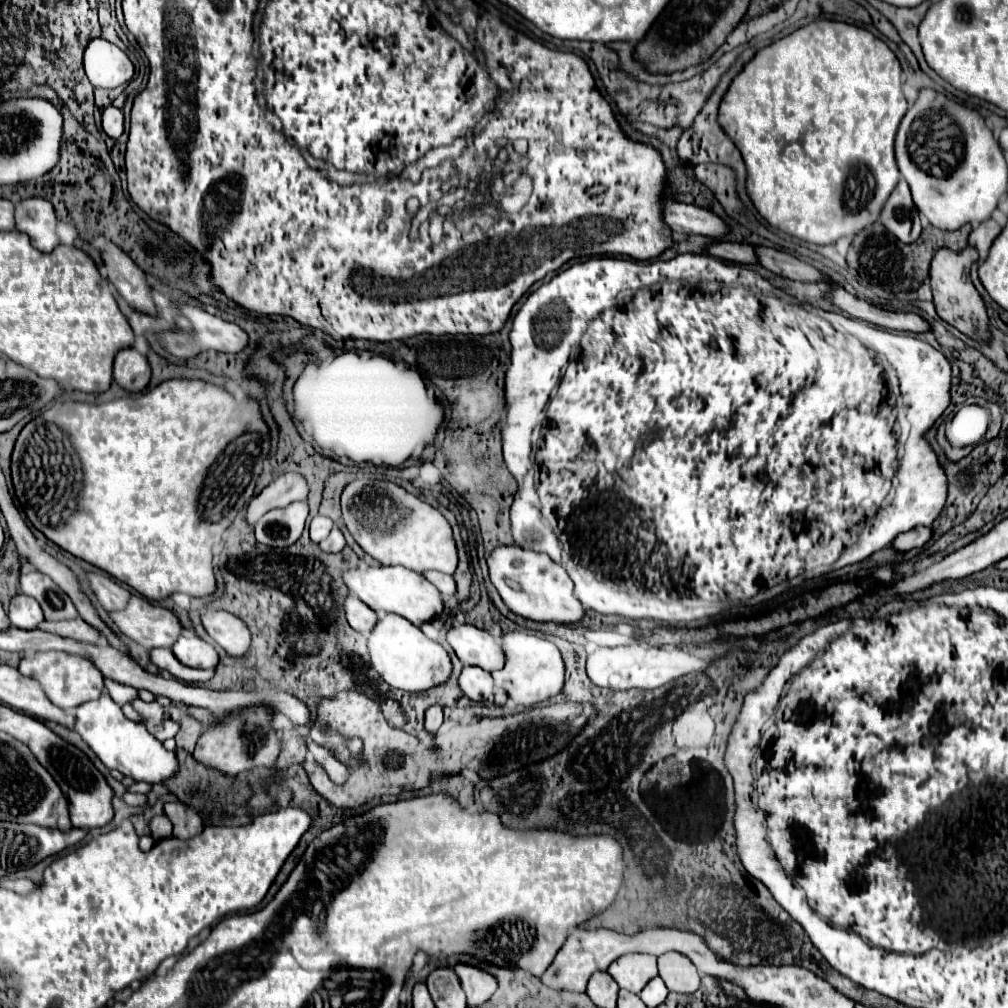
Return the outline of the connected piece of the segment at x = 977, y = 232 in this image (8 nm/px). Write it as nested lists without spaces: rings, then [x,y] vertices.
[[[990,218],[988,222],[982,222],[980,226],[976,226],[976,228],[970,232],[968,244],[974,246],[980,254],[984,254],[984,252],[992,246],[992,242],[994,242],[996,236],[1000,234],[1000,230],[1002,230],[1002,228]]]

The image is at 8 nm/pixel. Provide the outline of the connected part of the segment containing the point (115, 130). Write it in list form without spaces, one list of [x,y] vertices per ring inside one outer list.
[[[114,106],[104,108],[104,112],[102,112],[102,128],[110,138],[114,138],[114,140],[120,138],[122,132],[124,132],[124,114],[122,114],[122,110],[118,110]]]

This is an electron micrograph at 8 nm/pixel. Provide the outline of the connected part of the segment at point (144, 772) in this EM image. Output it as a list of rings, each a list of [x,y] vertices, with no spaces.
[[[102,694],[98,700],[90,700],[76,708],[74,730],[82,740],[94,750],[106,768],[114,768],[132,780],[142,780],[148,784],[158,784],[164,778],[170,778],[176,772],[176,754],[166,750],[142,724],[128,720],[122,708],[112,702],[108,694]]]

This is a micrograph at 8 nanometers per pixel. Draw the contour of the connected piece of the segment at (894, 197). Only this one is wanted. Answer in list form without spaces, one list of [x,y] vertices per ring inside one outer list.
[[[900,180],[894,192],[890,194],[886,206],[882,208],[880,222],[904,244],[912,244],[918,240],[922,228],[906,180]]]

